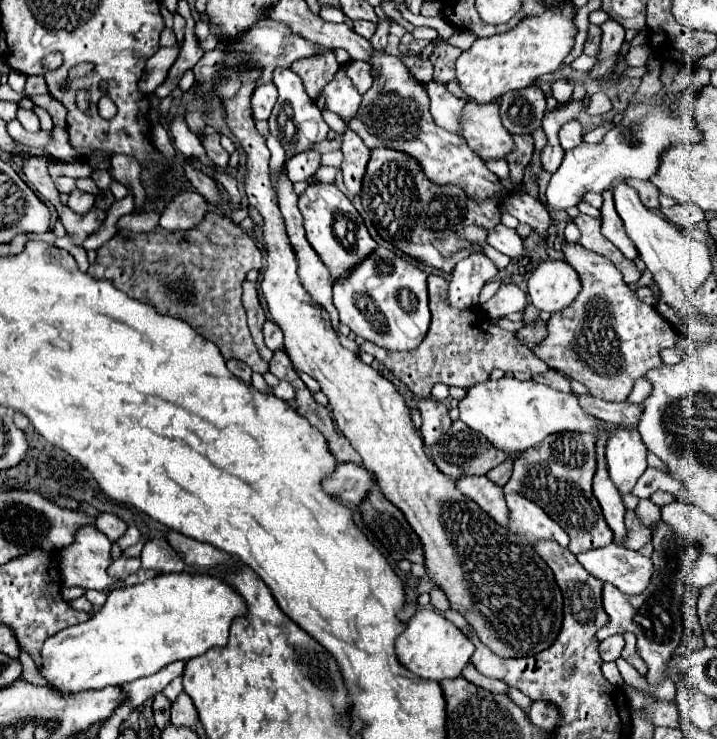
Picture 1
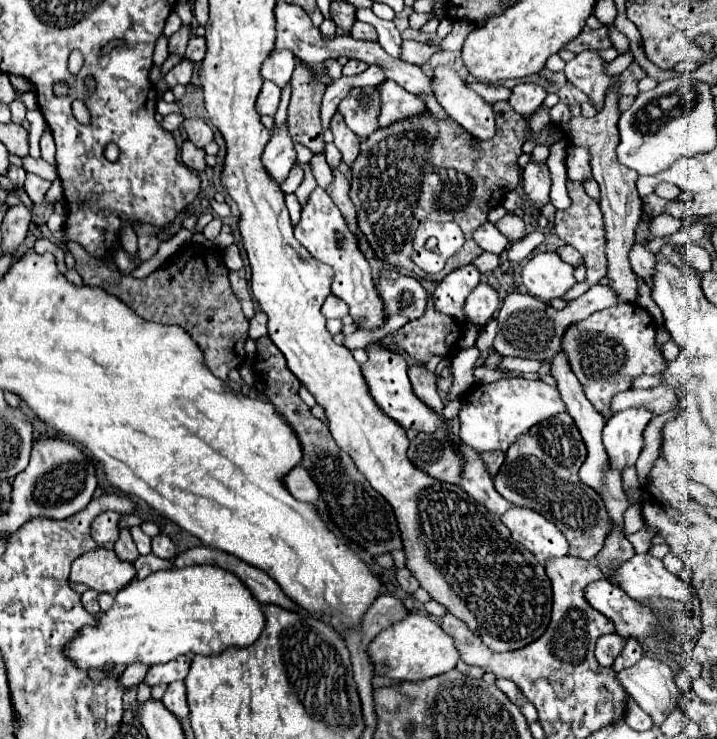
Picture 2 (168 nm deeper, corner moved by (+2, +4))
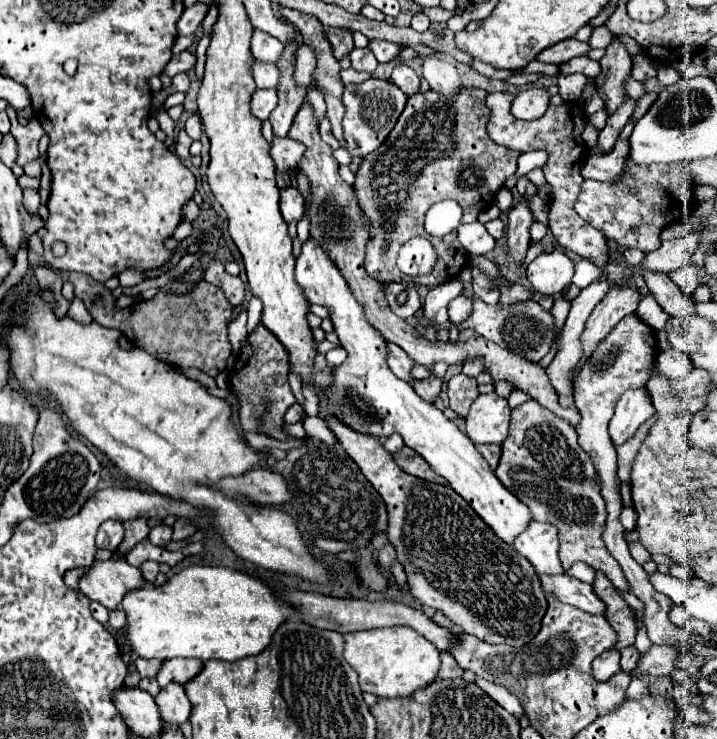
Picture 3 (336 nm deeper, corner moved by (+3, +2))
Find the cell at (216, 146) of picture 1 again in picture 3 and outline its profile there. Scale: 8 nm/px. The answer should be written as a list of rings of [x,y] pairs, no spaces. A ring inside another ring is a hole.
[[[190,115],[184,123],[184,131],[194,139],[194,141],[200,141],[202,137],[202,121],[198,115]]]

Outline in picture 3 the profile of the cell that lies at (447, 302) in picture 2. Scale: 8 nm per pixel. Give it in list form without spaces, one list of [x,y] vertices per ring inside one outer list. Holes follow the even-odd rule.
[[[460,279],[448,281],[444,285],[436,285],[428,291],[428,297],[424,299],[424,315],[434,321],[442,323],[448,319],[448,303],[464,293],[464,283]]]

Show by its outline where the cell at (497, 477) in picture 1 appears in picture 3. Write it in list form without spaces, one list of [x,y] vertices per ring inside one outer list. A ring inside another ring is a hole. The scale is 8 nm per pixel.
[[[476,445],[476,449],[482,453],[482,457],[488,461],[488,465],[492,469],[496,469],[498,461],[500,461],[500,453],[502,453],[502,447],[500,445]]]

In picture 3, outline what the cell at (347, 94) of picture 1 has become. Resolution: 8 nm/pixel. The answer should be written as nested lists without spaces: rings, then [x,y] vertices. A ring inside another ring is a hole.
[[[368,79],[360,85],[346,85],[342,95],[342,103],[346,107],[342,129],[344,129],[346,149],[350,151],[350,155],[364,157],[372,153],[378,145],[382,145],[388,133],[392,131],[392,125],[396,123],[398,115],[402,113],[406,99],[408,97],[396,85],[384,79]]]

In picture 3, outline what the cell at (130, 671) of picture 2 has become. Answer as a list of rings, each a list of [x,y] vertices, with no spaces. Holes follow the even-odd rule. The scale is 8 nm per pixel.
[[[140,657],[136,659],[136,669],[140,677],[156,677],[160,665],[162,665],[160,659],[140,659]]]

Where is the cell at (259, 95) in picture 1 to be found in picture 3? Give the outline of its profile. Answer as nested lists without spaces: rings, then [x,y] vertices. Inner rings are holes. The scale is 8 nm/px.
[[[256,89],[254,95],[252,95],[252,113],[258,117],[258,119],[268,119],[270,113],[274,111],[276,107],[276,89]]]

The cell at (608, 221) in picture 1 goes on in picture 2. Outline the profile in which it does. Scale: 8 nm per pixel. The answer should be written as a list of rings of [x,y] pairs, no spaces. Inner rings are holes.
[[[635,243],[633,245],[633,251],[629,255],[629,261],[631,261],[631,267],[633,271],[641,277],[641,279],[647,279],[647,277],[653,277],[657,271],[655,271],[655,255],[649,253],[645,249],[645,245],[641,243]]]

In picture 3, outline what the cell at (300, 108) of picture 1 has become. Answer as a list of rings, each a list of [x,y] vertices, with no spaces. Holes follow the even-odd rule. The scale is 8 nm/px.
[[[260,29],[254,31],[254,37],[252,37],[252,55],[258,61],[276,63],[282,57],[282,51],[284,51],[284,45],[276,37],[272,37],[268,33],[262,33]]]

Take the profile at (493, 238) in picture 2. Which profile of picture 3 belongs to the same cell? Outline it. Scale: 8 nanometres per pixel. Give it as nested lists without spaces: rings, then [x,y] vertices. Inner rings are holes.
[[[480,221],[460,225],[458,239],[462,247],[468,251],[468,255],[486,255],[496,247],[496,239],[486,231],[486,227]]]

